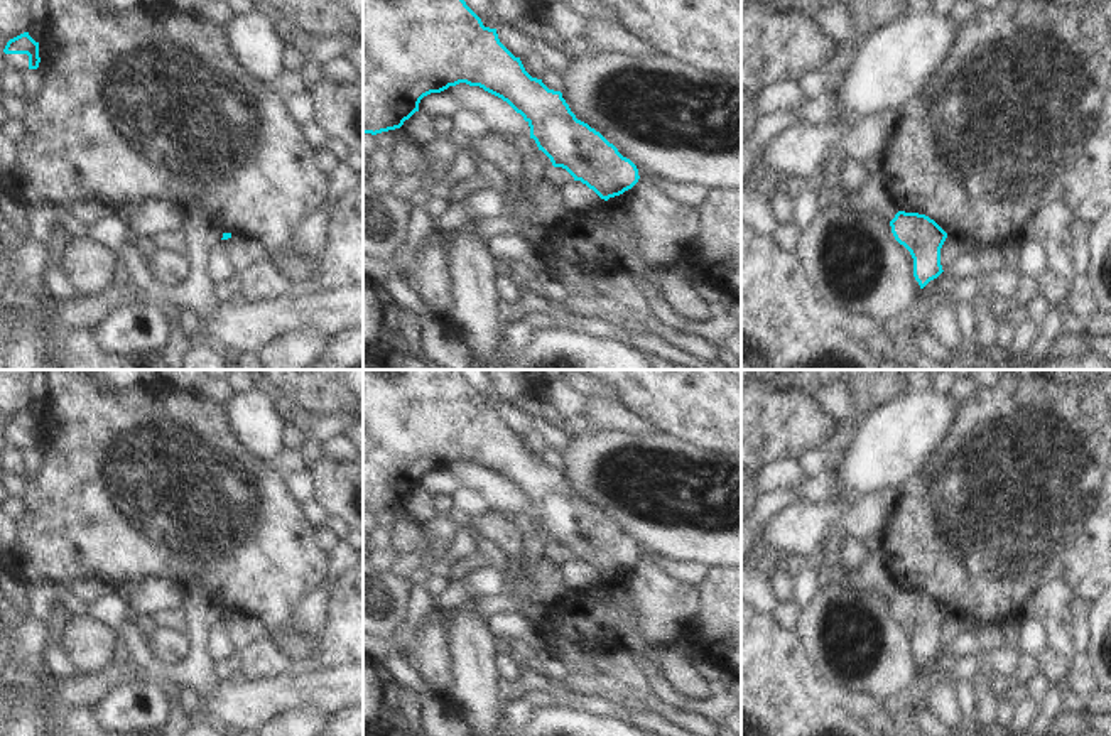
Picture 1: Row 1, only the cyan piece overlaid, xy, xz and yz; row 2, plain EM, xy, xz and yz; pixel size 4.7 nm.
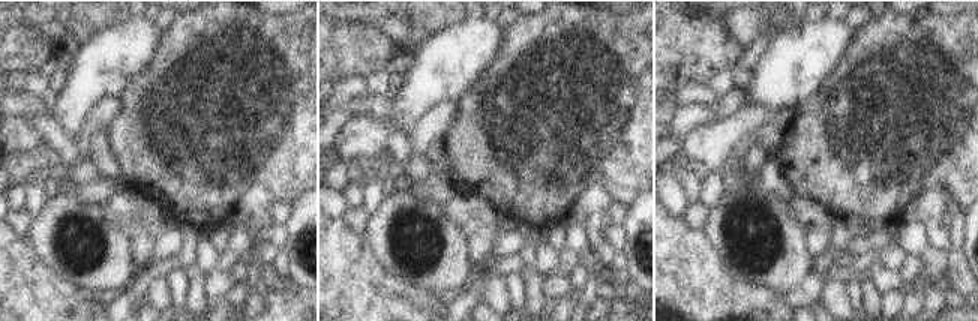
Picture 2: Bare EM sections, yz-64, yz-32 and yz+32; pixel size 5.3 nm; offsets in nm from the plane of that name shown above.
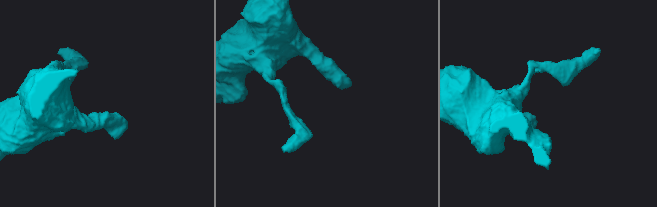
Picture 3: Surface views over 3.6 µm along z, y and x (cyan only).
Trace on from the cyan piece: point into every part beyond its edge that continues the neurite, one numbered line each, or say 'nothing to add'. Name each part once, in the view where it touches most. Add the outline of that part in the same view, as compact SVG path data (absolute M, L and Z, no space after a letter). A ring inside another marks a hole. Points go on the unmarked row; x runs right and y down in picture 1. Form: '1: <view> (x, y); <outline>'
nothing to add

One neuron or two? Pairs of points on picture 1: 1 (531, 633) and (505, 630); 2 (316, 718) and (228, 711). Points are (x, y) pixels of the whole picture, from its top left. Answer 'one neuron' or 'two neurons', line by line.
1: one neuron
2: two neurons

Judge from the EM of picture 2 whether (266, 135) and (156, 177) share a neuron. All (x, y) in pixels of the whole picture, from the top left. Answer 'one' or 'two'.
one

